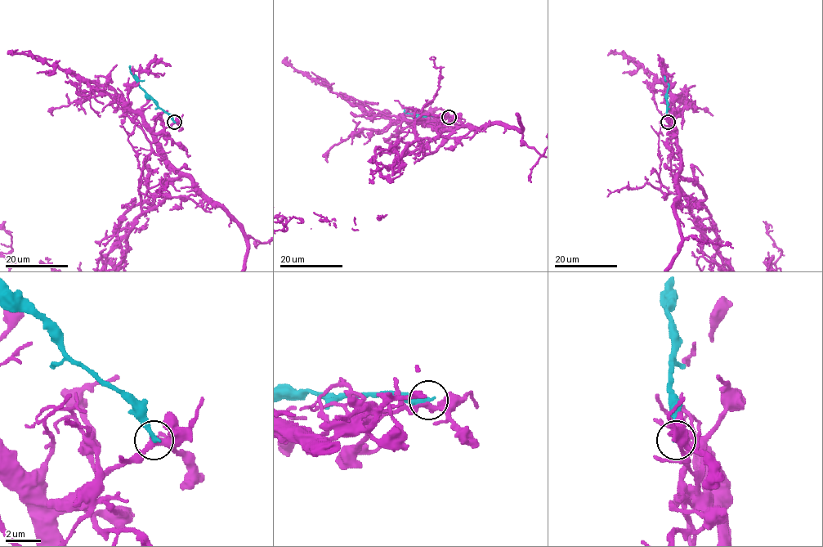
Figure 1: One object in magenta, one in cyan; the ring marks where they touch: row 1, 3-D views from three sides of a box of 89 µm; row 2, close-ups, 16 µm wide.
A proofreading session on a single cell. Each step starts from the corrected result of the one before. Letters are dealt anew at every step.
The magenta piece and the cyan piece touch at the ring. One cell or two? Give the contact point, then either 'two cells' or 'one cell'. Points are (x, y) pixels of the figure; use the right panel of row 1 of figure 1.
(668, 122) | two cells

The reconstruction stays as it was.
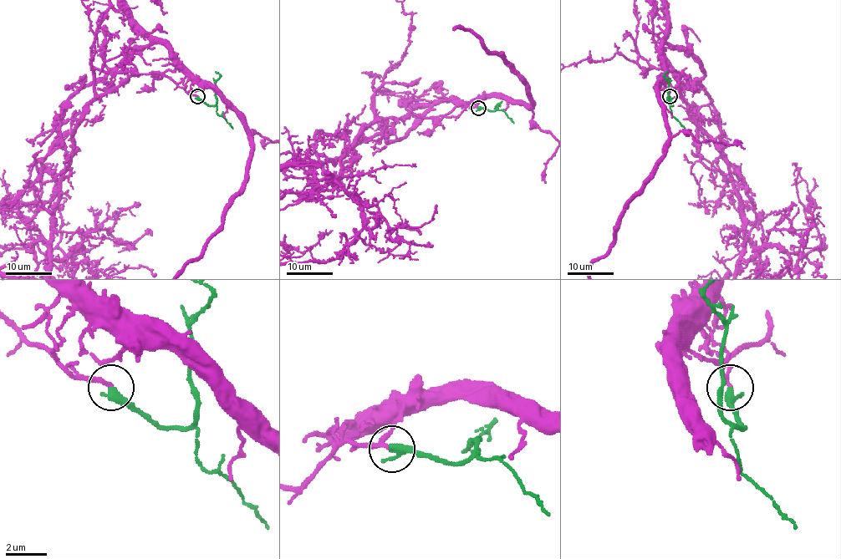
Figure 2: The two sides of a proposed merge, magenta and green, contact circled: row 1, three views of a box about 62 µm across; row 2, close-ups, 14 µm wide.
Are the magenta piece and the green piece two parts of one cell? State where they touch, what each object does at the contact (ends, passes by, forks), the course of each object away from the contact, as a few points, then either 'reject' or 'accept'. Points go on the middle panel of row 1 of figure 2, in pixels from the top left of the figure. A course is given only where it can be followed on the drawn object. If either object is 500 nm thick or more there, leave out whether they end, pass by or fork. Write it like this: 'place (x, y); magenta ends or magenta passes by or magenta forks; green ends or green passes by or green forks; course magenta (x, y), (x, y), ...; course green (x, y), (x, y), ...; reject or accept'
place (478, 108); magenta passes by; green passes by; course magenta (478, 108), (368, 125), (333, 182), (329, 172), (359, 154), (396, 144), (373, 160), (343, 256); course green (478, 108), (494, 111), (501, 102), (496, 105); accept

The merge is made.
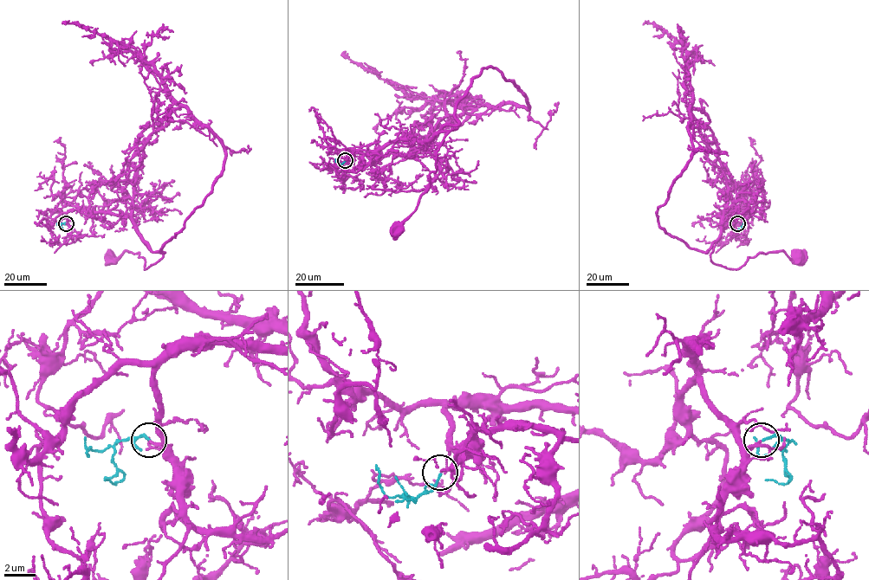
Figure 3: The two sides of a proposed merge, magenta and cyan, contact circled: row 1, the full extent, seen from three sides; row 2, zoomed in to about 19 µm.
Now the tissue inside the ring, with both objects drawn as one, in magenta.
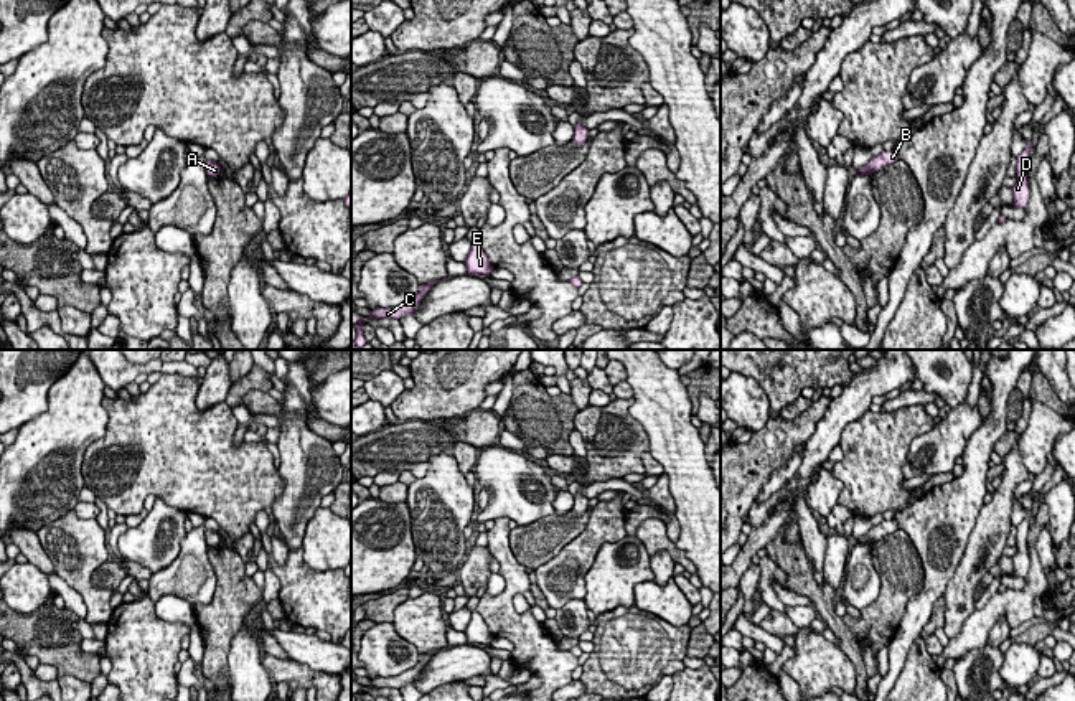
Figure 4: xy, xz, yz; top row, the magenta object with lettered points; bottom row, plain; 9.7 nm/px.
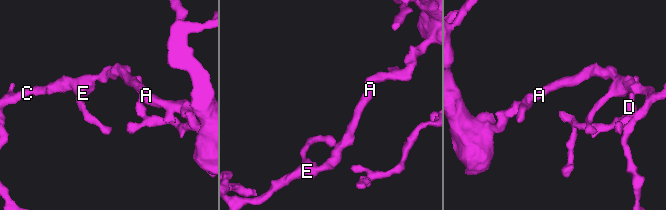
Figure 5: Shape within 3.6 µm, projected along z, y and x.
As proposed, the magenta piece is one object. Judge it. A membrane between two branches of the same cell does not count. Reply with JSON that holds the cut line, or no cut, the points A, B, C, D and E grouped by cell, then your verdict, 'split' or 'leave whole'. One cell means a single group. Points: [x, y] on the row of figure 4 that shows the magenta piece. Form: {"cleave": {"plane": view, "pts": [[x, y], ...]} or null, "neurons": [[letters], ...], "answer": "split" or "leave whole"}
{"cleave": null, "neurons": [["A", "B", "C", "D", "E"]], "answer": "leave whole"}

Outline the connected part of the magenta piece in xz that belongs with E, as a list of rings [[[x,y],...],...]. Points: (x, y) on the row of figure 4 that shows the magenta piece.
[[[476,241],[472,242],[472,251],[463,264],[467,266],[468,275],[490,275],[495,269]]]

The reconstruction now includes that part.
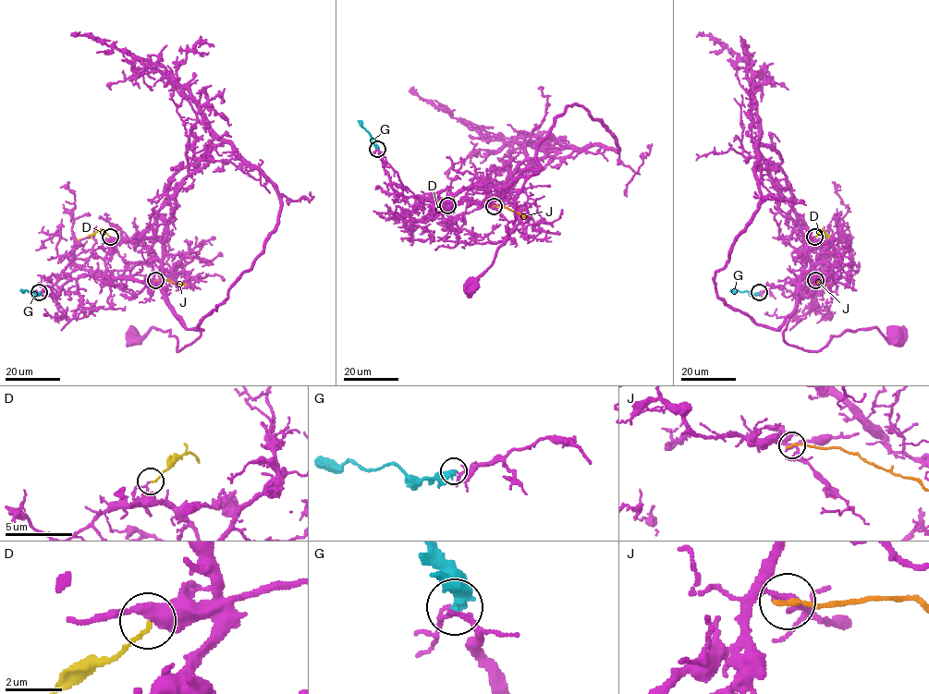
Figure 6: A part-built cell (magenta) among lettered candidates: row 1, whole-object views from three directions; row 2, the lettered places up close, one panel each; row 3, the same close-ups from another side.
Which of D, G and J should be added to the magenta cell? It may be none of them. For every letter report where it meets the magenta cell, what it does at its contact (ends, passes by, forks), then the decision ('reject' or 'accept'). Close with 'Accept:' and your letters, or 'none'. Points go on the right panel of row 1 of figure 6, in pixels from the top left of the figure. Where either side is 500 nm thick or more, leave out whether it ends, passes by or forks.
D: meets magenta at (814, 237); it ends there; accept
G: meets magenta at (759, 292); reject
J: meets magenta at (815, 280); it ends there; reject
Accept: D

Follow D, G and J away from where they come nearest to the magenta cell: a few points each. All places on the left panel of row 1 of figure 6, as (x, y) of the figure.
D: (110, 237), (100, 230), (77, 240)
G: (39, 292), (19, 290)
J: (155, 280), (189, 286)

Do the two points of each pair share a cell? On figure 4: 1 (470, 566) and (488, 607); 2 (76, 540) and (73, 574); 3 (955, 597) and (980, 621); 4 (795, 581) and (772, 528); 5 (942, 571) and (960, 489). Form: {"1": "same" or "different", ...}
{"1": "different", "2": "same", "3": "different", "4": "different", "5": "same"}

